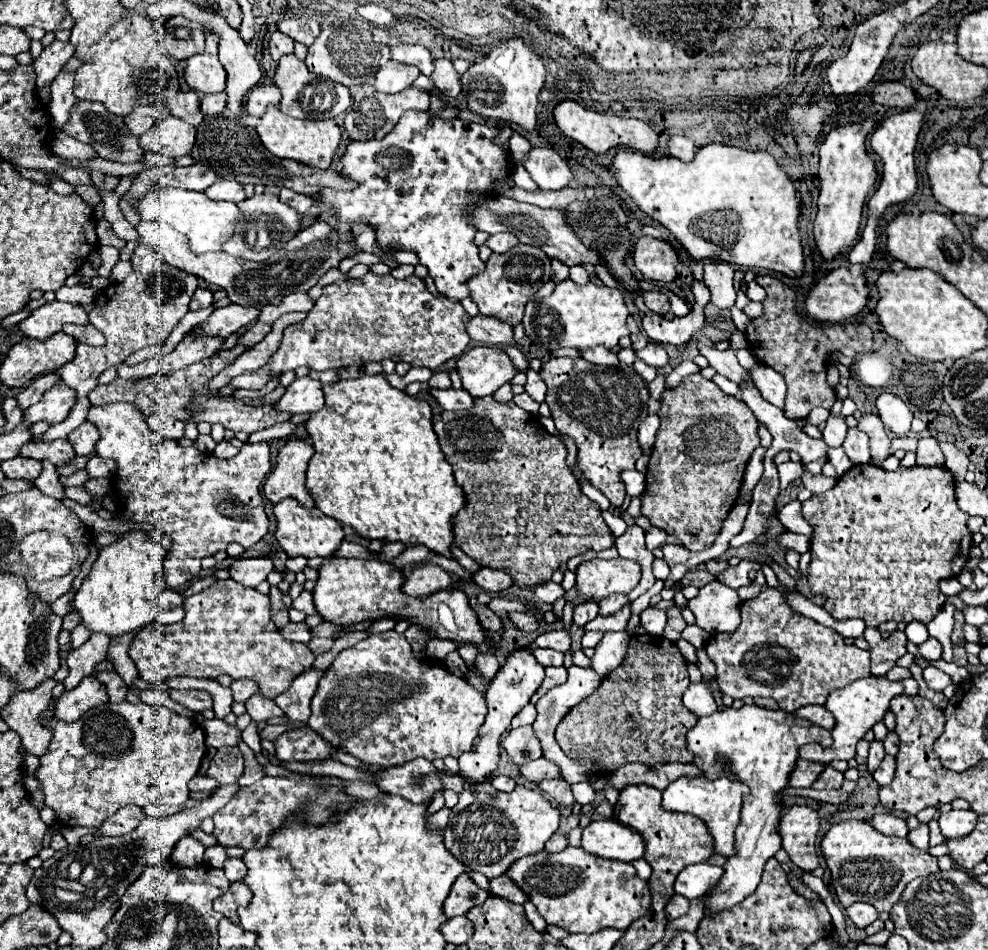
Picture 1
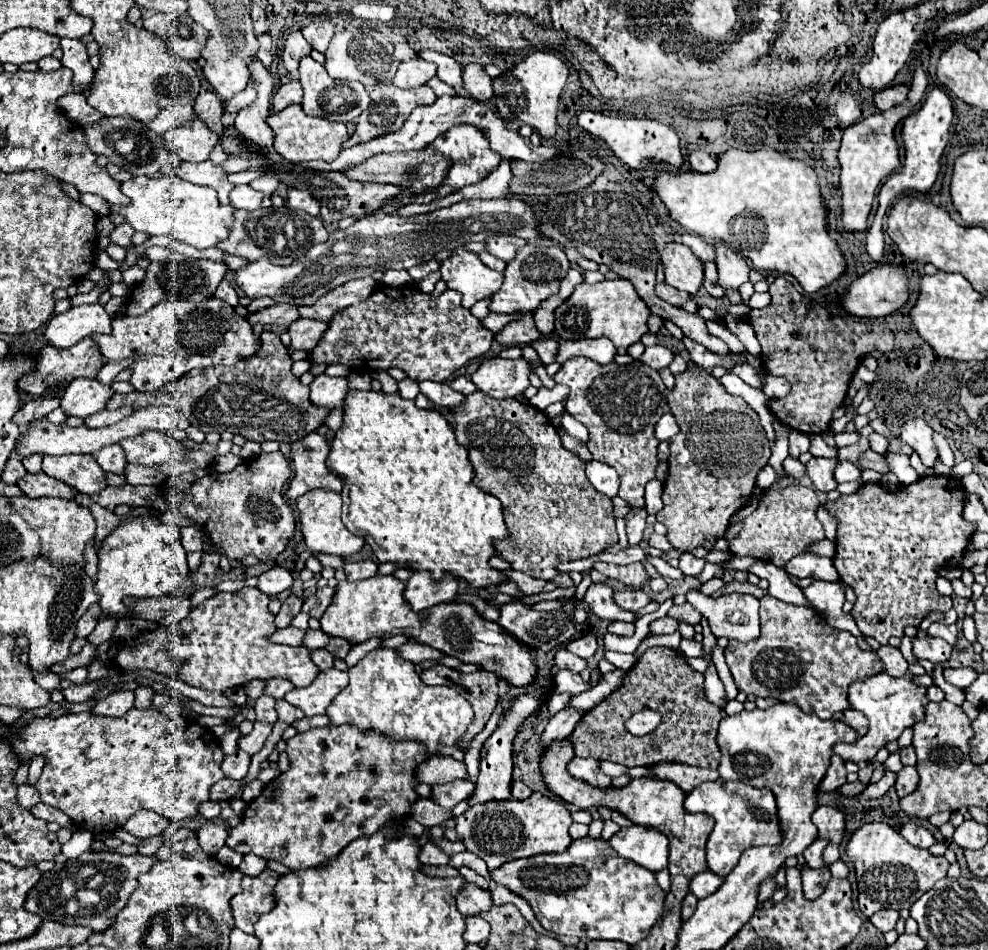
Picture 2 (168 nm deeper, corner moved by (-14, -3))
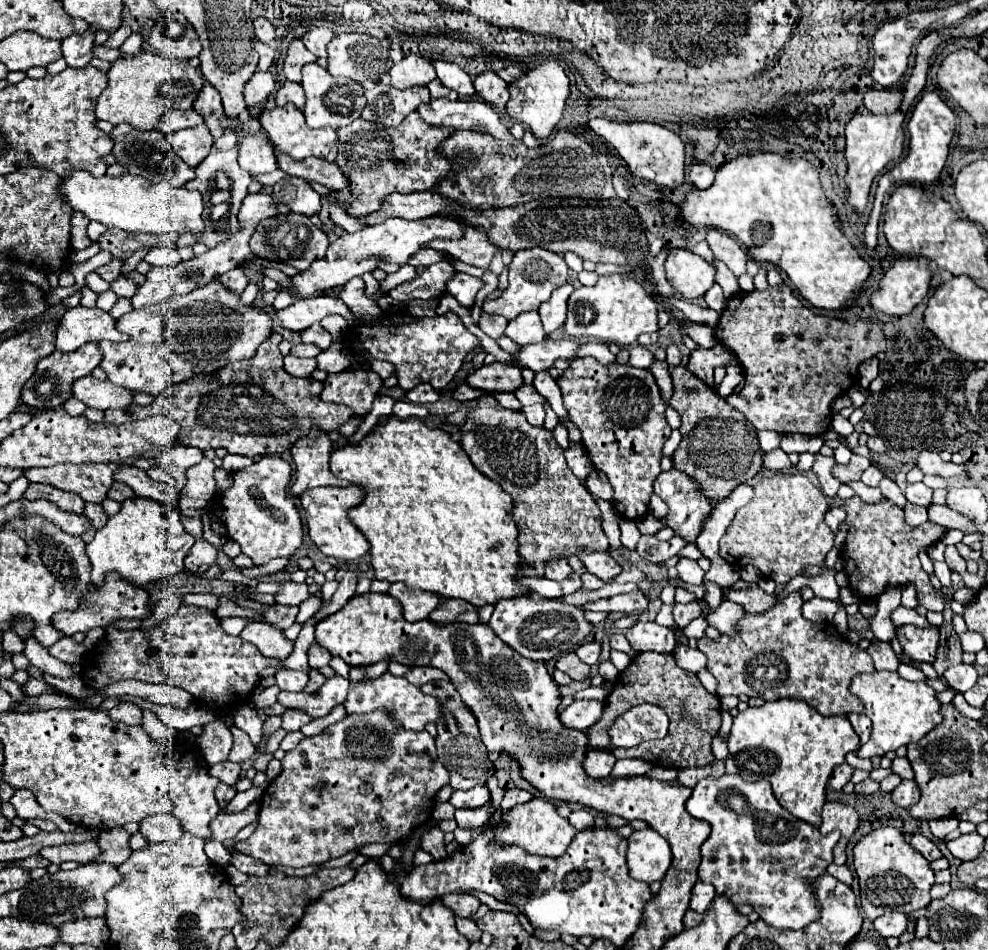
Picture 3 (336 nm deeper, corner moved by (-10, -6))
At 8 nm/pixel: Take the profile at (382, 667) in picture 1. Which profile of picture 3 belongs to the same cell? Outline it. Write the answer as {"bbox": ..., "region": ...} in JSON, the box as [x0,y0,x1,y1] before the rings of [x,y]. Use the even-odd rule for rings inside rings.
{"bbox":[344,673,440,731],"region":[[[384,673],[380,679],[366,681],[366,683],[350,683],[350,693],[344,701],[344,707],[348,713],[368,713],[374,709],[390,709],[392,717],[398,725],[404,729],[416,729],[422,731],[426,723],[436,723],[440,719],[440,705],[434,697],[424,695],[416,685],[408,683],[404,677],[394,677],[390,673]]]}

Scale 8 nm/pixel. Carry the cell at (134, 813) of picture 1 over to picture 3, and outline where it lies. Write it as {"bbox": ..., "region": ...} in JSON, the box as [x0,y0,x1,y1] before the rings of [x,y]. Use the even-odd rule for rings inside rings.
{"bbox":[140,813,184,843],"region":[[[172,813],[166,815],[152,815],[146,817],[140,823],[140,833],[150,841],[150,843],[170,843],[170,841],[178,841],[184,833],[178,817],[174,817]]]}

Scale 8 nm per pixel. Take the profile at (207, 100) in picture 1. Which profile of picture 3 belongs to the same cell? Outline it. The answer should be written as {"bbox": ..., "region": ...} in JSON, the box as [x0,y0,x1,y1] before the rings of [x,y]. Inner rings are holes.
{"bbox":[244,71,276,107],"region":[[[258,71],[246,83],[246,87],[244,87],[244,99],[246,99],[248,107],[254,107],[254,105],[260,105],[262,101],[266,101],[268,95],[272,95],[274,89],[276,89],[276,81],[274,81],[272,73],[270,71],[266,71],[266,73]]]}

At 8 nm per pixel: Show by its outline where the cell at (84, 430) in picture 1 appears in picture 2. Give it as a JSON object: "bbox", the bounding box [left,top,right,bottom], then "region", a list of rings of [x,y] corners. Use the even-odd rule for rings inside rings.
{"bbox":[92,444,126,474],"region":[[[118,444],[104,446],[102,450],[98,450],[98,454],[92,454],[92,456],[100,464],[102,470],[114,472],[114,474],[124,474],[126,458],[124,458],[124,450]]]}

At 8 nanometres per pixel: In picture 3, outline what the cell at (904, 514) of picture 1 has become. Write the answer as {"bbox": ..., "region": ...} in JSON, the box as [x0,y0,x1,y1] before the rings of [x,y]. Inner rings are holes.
{"bbox":[842,497,946,611],"region":[[[852,497],[844,501],[844,509],[848,513],[846,521],[850,525],[850,533],[842,551],[842,563],[850,577],[850,587],[864,599],[876,599],[886,587],[914,583],[918,589],[918,603],[930,611],[942,611],[944,596],[932,586],[928,573],[922,569],[918,551],[934,545],[946,529],[930,521],[920,527],[910,527],[904,521],[904,511],[888,499],[868,505],[860,497]]]}

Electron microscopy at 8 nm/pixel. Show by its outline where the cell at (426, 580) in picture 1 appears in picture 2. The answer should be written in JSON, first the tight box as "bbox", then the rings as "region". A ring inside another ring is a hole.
{"bbox":[404,570,458,612],"region":[[[422,570],[408,580],[408,586],[404,590],[404,598],[414,612],[420,612],[440,602],[452,602],[456,596],[458,596],[456,578],[450,578],[450,574],[446,574],[442,582],[434,582],[434,578],[430,578],[430,574]]]}

